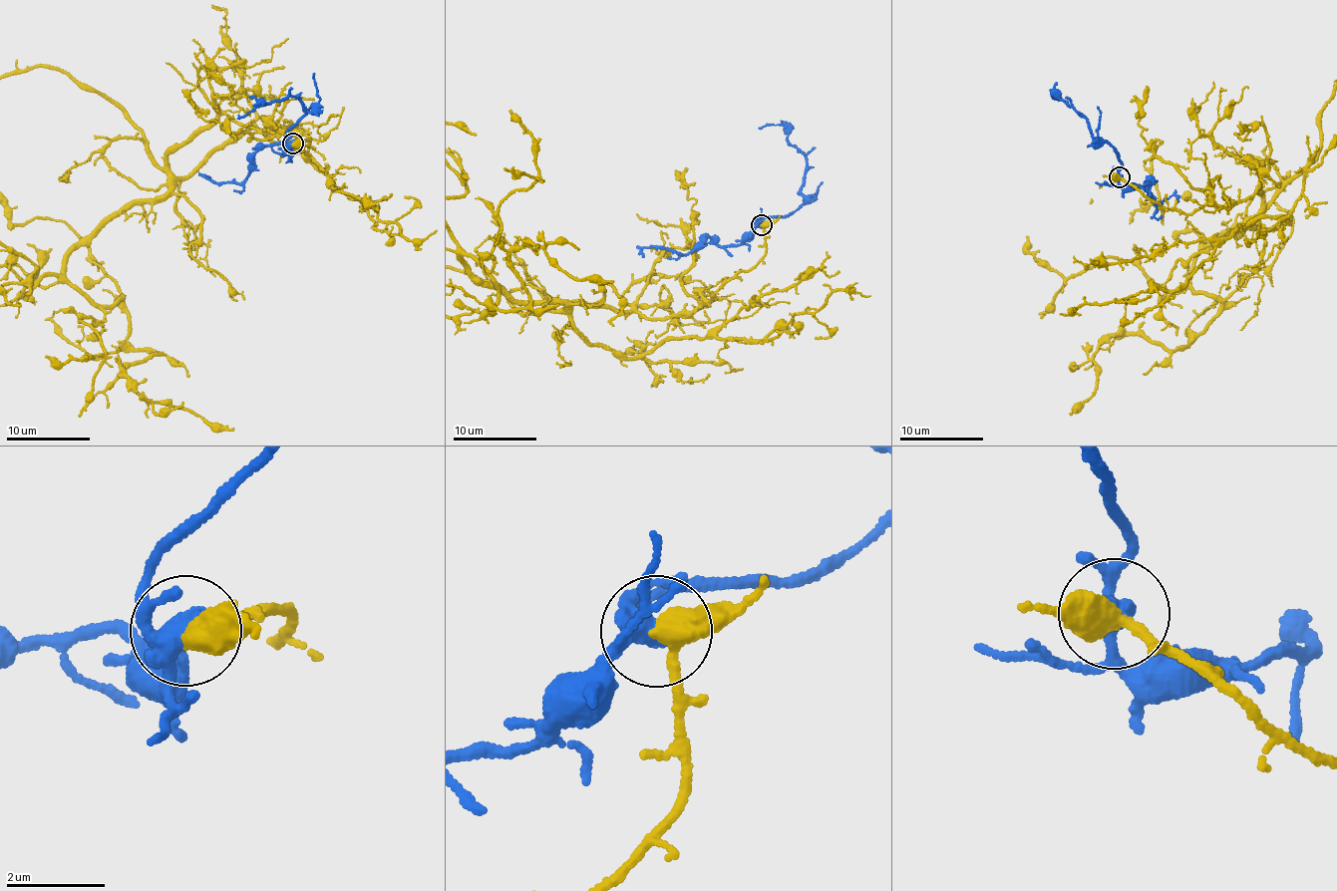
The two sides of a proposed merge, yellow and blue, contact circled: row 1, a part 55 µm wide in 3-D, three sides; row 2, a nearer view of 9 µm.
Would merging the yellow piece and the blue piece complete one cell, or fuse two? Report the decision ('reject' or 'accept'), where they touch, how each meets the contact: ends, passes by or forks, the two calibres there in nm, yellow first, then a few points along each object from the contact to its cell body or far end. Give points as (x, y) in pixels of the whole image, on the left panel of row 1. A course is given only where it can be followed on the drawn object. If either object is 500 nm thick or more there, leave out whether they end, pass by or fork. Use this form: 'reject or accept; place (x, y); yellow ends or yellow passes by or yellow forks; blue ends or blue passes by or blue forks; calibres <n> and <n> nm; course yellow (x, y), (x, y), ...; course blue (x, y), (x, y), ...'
reject; place (292, 144); yellow passes by; blue passes by; calibres 400 and 400 nm; course yellow (291, 144), (311, 143), (289, 151), (224, 114), (162, 167), (105, 97), (34, 65); course blue (291, 144), (286, 130), (313, 106), (311, 110), (303, 108), (303, 103), (288, 96), (257, 107), (237, 119)

